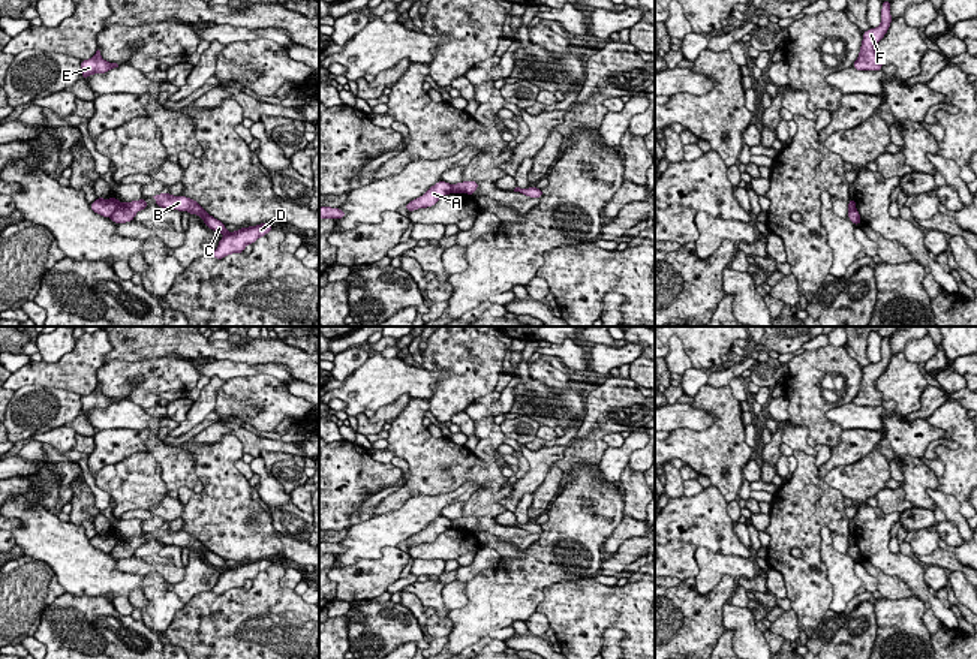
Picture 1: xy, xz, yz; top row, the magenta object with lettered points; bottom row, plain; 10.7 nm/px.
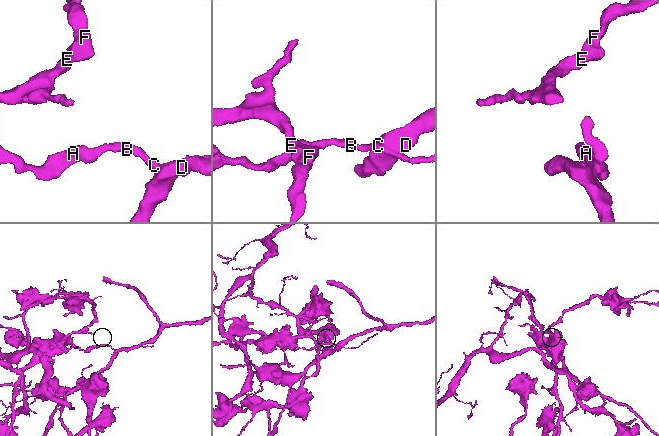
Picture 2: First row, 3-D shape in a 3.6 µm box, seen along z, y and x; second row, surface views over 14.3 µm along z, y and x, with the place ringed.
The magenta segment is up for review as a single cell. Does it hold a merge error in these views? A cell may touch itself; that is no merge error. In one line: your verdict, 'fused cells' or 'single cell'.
fused cells

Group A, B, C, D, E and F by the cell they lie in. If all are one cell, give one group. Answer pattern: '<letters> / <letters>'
A E F / B C D

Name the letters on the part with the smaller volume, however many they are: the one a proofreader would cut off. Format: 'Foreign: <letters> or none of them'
Foreign: B, C, D

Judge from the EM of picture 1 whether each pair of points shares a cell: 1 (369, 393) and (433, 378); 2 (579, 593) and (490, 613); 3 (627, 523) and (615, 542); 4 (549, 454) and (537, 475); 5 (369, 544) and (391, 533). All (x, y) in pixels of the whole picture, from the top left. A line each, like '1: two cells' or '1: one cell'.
1: one cell
2: two cells
3: one cell
4: one cell
5: one cell

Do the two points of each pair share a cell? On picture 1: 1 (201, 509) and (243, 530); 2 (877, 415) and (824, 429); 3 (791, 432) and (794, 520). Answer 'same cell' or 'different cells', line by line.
1: same cell
2: different cells
3: different cells

